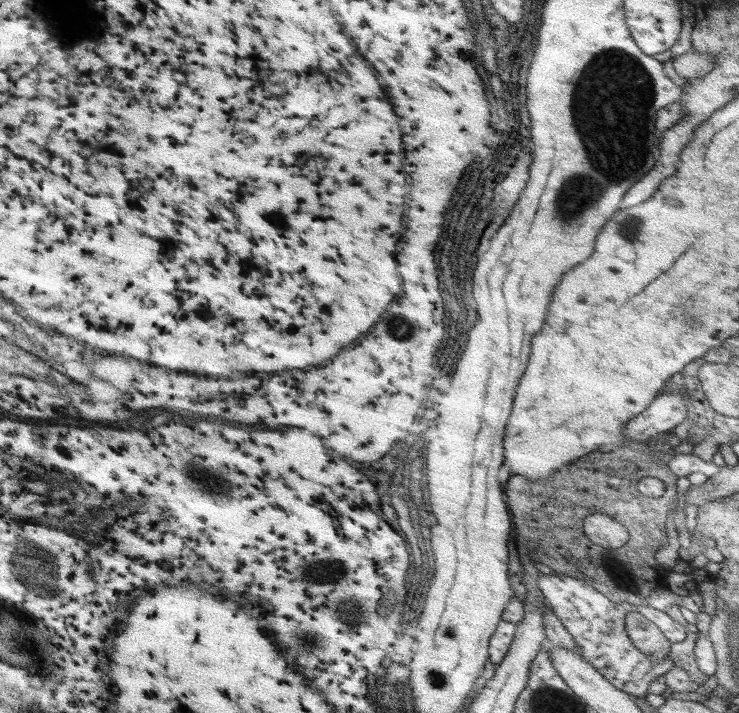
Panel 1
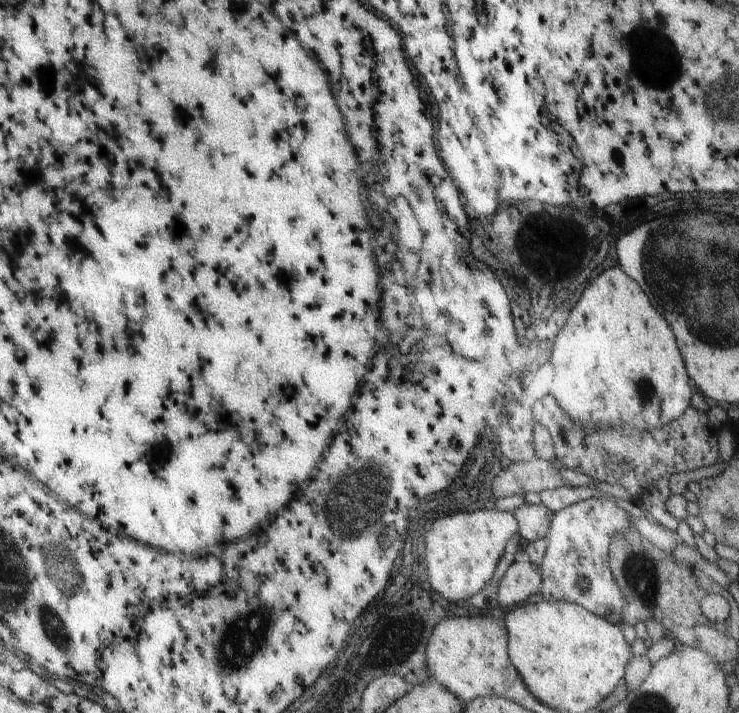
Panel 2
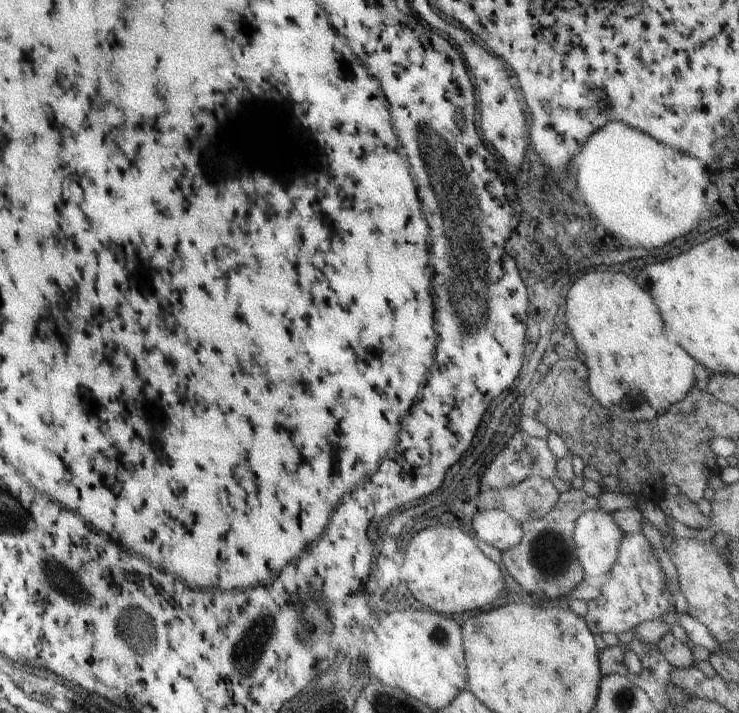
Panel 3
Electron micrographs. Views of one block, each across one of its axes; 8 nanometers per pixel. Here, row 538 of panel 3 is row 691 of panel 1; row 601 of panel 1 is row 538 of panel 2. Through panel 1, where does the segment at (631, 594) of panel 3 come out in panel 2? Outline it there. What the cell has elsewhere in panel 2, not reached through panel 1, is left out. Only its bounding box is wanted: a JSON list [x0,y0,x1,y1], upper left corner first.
[537,498,635,624]

